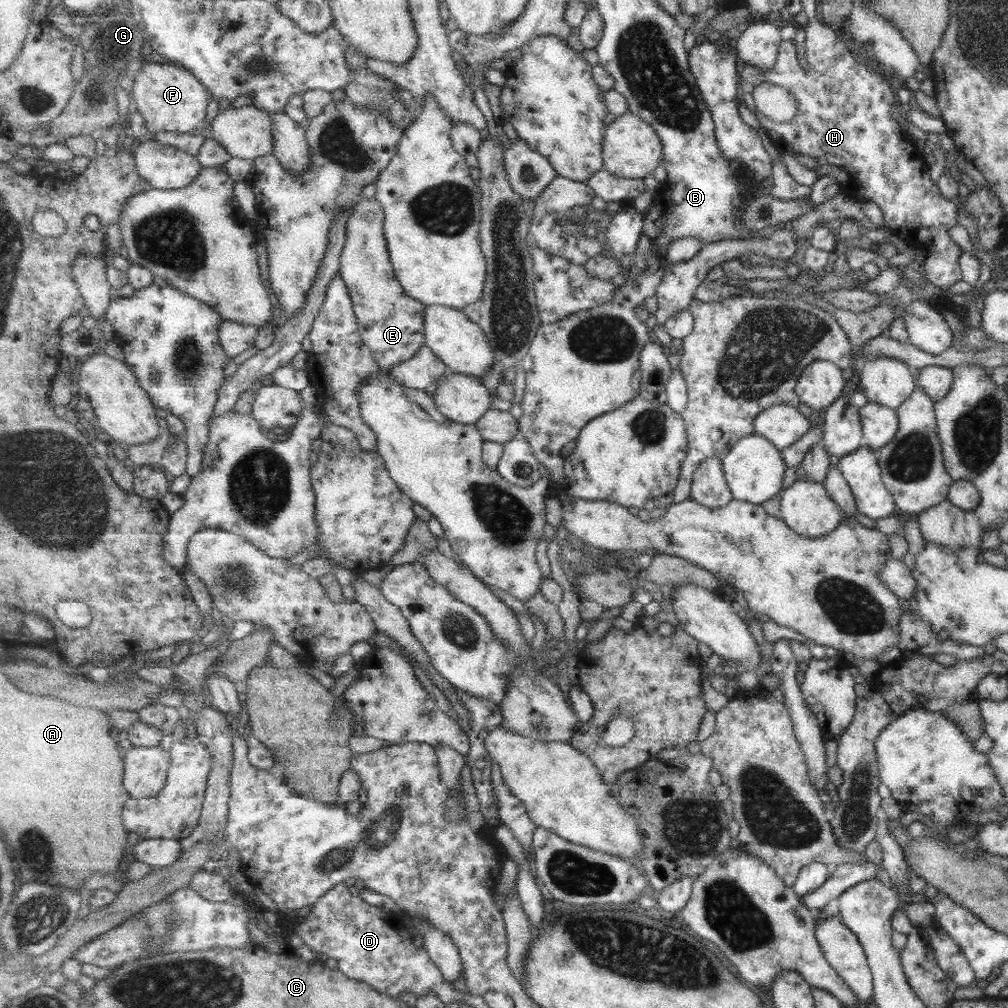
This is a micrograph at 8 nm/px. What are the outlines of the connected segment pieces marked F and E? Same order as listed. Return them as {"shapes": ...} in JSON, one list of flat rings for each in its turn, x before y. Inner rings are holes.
{"shapes":[[[149,62,135,66,134,70,132,105,147,121,147,129,151,135,164,131,194,133,197,128,203,127,211,94,188,68]],[[375,197,363,199,354,206,348,220,348,235,341,258,340,275,349,287,365,344,372,349,381,370,391,372,393,367,412,359,425,346,426,306,409,296,396,277,384,231,385,217,384,208]]]}

